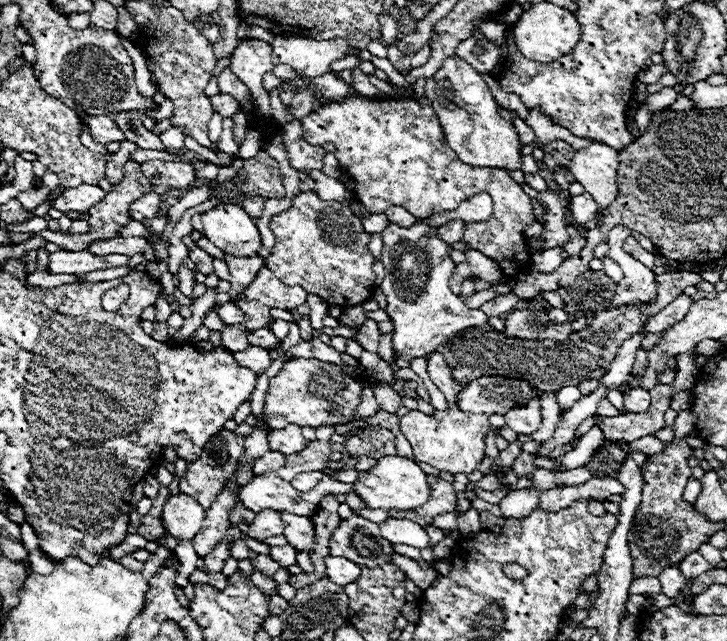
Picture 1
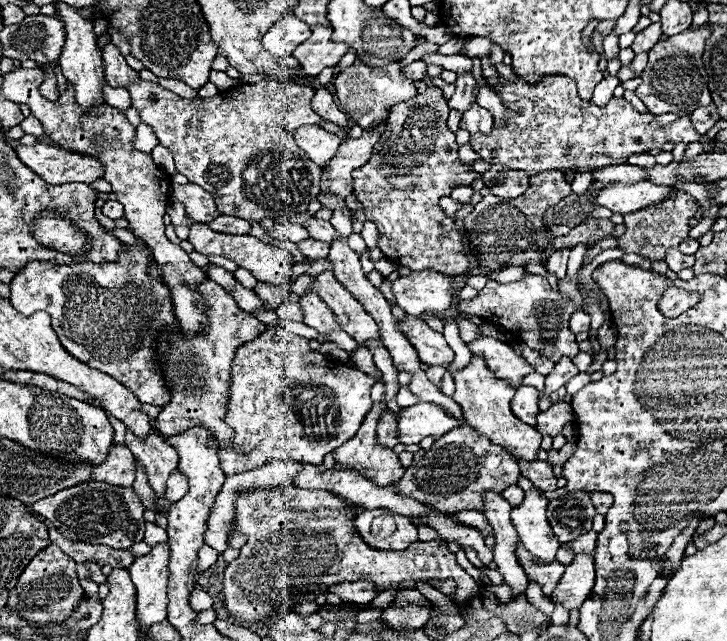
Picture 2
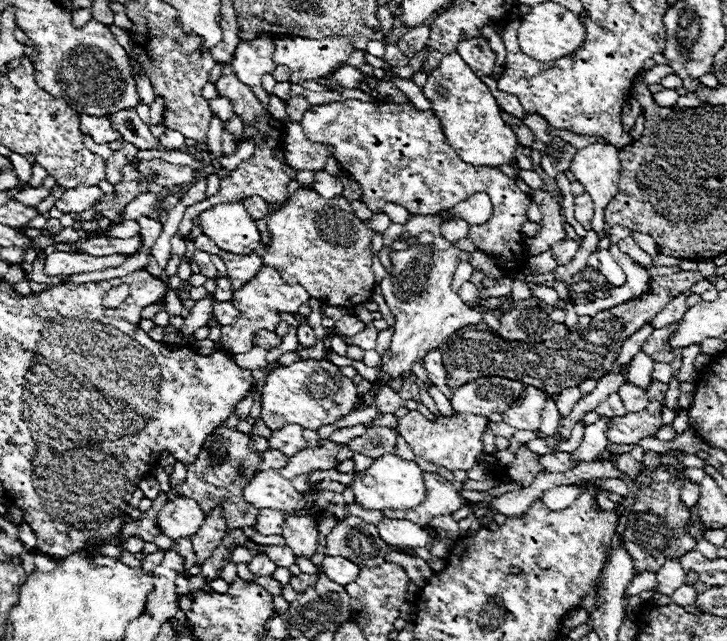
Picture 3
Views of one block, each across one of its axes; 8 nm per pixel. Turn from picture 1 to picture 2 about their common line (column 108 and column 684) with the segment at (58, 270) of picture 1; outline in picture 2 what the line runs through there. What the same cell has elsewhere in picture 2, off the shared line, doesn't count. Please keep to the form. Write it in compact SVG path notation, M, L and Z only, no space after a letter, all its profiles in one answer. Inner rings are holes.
M668 248L666 250L666 264L670 270L680 272L682 268L692 268L694 266L694 258L688 254L682 254L678 248Z

